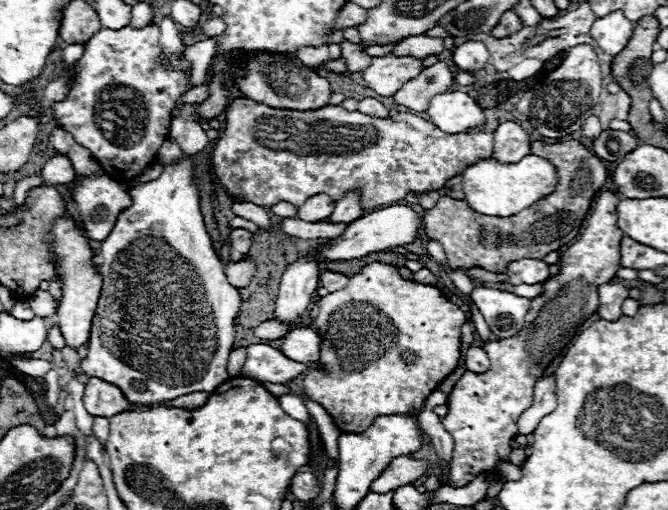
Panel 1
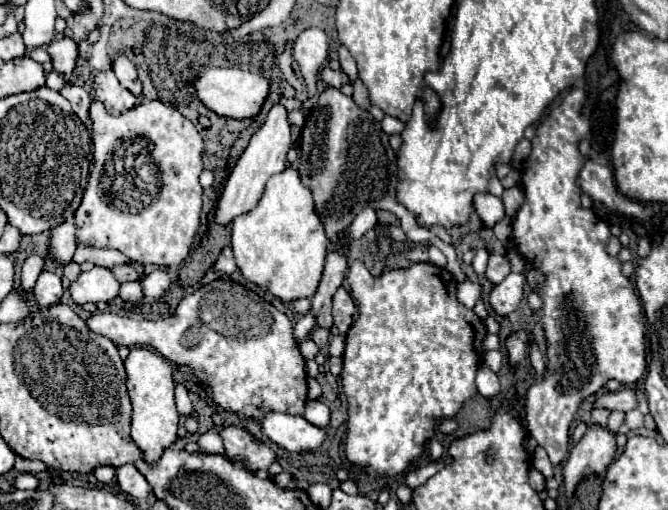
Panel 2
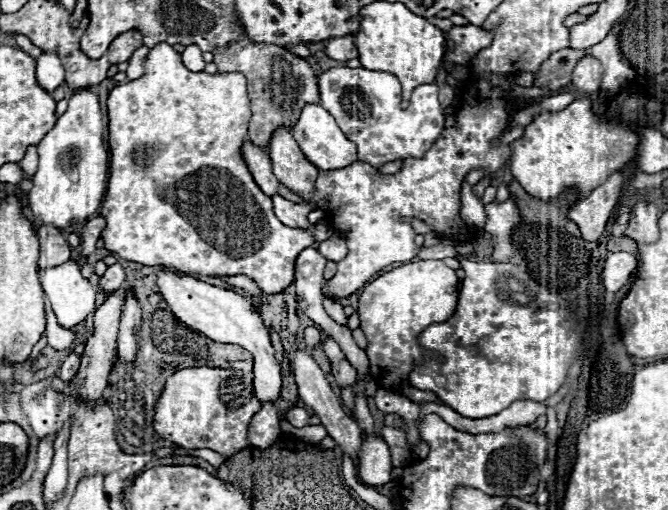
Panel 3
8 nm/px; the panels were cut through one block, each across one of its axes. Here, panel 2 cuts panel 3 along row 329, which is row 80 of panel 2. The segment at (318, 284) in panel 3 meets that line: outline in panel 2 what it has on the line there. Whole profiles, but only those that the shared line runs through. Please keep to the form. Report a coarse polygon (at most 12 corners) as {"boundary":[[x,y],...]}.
{"boundary":[[328,66],[320,70],[320,80],[328,88],[348,84],[344,72]]}

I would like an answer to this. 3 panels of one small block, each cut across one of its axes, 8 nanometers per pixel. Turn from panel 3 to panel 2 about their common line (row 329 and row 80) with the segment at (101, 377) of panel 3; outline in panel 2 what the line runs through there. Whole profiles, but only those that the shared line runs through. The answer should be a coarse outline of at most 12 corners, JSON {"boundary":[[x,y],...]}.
{"boundary":[[112,70],[98,72],[94,94],[112,116],[142,100],[122,88]]}

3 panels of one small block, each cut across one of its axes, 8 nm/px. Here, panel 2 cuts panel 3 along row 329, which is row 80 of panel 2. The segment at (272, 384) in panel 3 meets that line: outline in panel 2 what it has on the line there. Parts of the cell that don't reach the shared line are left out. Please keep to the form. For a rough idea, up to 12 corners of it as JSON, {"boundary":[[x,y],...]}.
{"boundary":[[210,68],[196,76],[198,100],[244,120],[268,96],[262,74]]}

